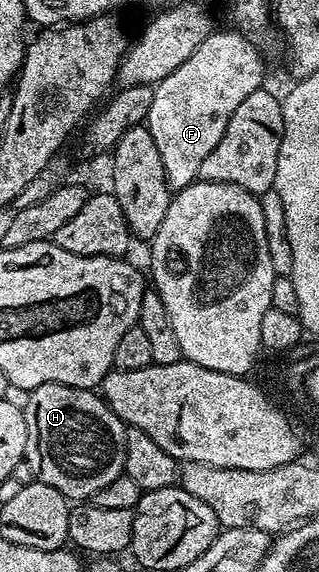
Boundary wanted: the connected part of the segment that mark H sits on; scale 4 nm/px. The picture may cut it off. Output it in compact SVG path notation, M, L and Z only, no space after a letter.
M48 383L39 385L29 395L30 400L24 409L29 438L25 453L28 470L34 472L40 482L51 485L51 489L59 489L59 493L63 493L70 501L89 501L95 493L99 493L99 489L103 489L103 485L111 485L115 477L125 474L127 427L100 394L84 387Z

